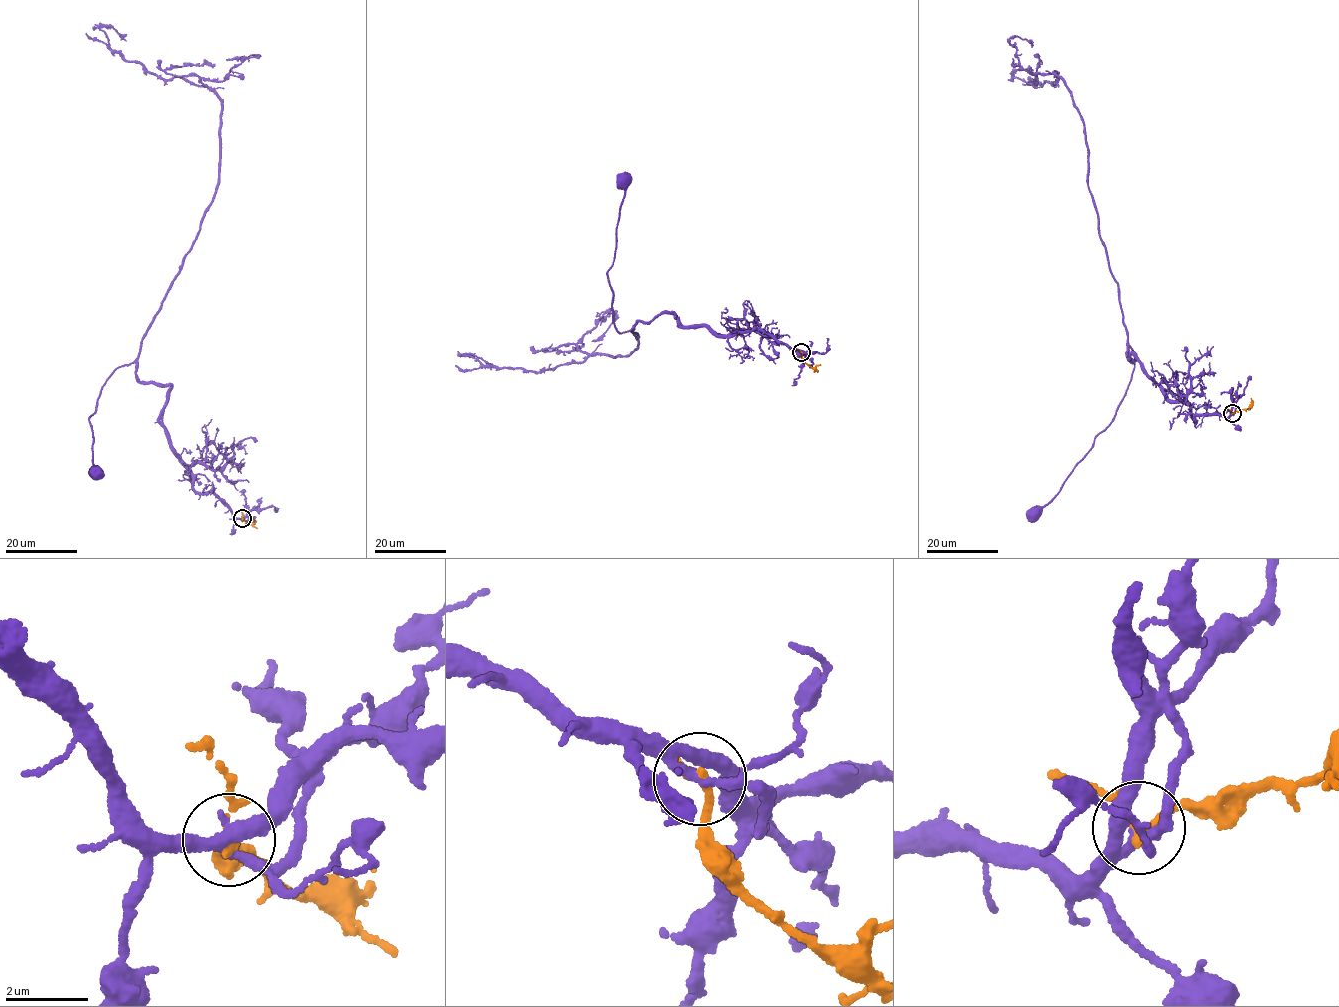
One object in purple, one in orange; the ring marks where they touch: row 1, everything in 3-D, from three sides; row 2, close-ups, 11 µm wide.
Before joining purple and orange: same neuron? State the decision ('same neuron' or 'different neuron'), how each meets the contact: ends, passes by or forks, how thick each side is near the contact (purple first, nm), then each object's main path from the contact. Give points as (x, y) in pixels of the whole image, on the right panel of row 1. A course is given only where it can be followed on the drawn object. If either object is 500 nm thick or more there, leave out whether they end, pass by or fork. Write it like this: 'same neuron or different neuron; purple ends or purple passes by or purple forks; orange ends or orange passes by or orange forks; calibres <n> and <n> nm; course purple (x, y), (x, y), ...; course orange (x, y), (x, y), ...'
different neuron; purple forks; orange passes by; calibres 200 and 170 nm; course purple (1232, 413), (1194, 422), (1189, 405), (1167, 397), (1128, 359), (1129, 346), (1135, 364), (1113, 421), (1032, 512); course orange (1232, 413), (1247, 408), (1250, 398)

